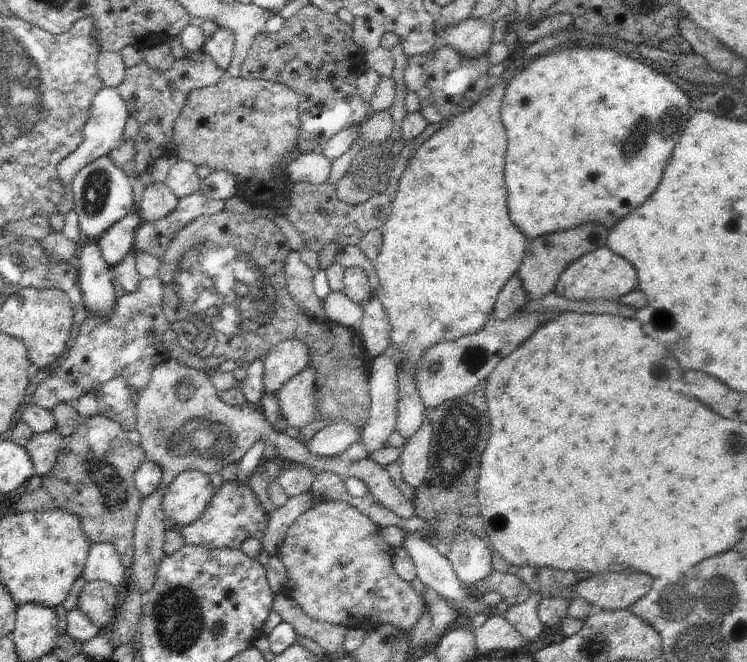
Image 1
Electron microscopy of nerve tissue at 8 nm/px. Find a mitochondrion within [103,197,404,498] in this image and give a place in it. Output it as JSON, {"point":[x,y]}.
{"point":[212,287]}

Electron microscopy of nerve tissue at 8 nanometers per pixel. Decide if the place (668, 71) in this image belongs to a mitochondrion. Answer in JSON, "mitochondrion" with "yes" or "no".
{"mitochondrion":"no"}

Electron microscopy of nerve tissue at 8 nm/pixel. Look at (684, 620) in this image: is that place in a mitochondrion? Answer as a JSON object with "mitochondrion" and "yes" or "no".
{"mitochondrion":"yes"}

